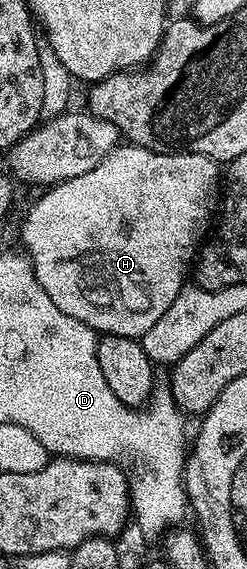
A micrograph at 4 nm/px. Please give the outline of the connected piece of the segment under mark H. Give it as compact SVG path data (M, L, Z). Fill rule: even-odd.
M120 145L115 151L111 151L106 158L90 173L82 173L82 177L67 179L61 183L49 186L48 191L28 211L24 224L20 227L20 239L24 242L23 250L32 260L32 268L38 277L38 285L50 293L50 301L62 309L62 313L70 313L78 321L82 321L87 327L91 327L97 333L104 335L121 335L131 339L142 337L146 329L170 309L174 297L186 286L184 274L189 274L190 264L197 258L198 248L205 238L204 230L213 222L212 206L217 206L218 192L222 187L222 171L215 159L205 155L189 155L187 153L165 153L163 151L148 151L145 147L135 145Z

